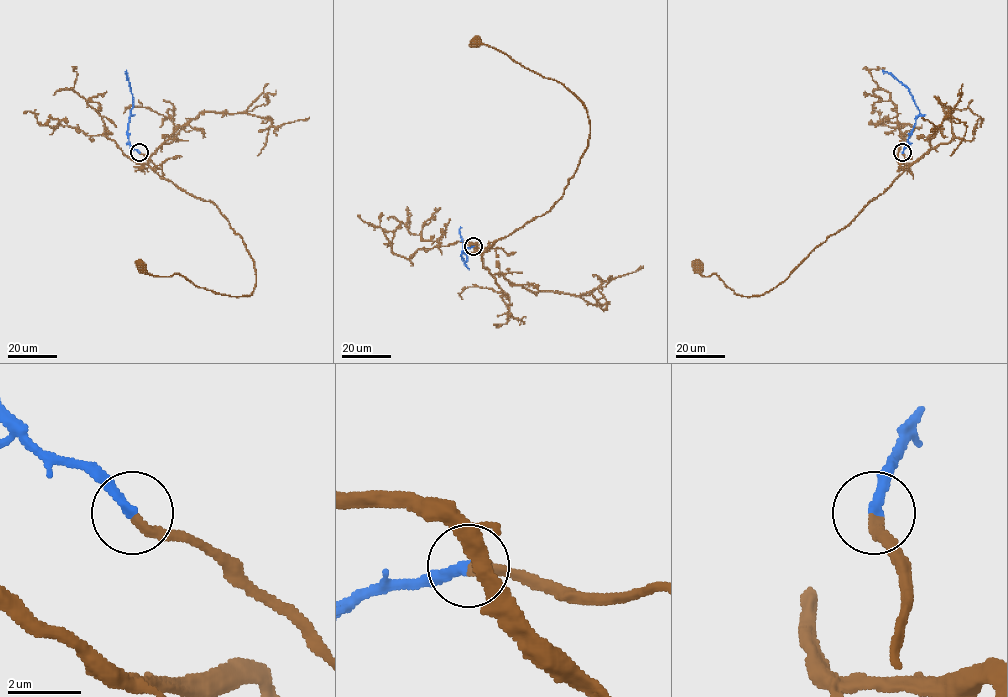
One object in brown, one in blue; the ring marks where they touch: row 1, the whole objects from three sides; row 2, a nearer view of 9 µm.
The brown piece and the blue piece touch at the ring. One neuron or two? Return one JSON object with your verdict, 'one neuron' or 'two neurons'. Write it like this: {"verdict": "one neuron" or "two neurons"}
{"verdict": "one neuron"}

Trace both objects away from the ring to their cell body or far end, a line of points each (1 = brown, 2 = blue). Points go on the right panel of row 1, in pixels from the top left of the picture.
1: (902, 152), (907, 169), (768, 292), (737, 295), (715, 273), (703, 276), (698, 266)
2: (902, 152), (919, 109), (909, 89), (882, 70)

